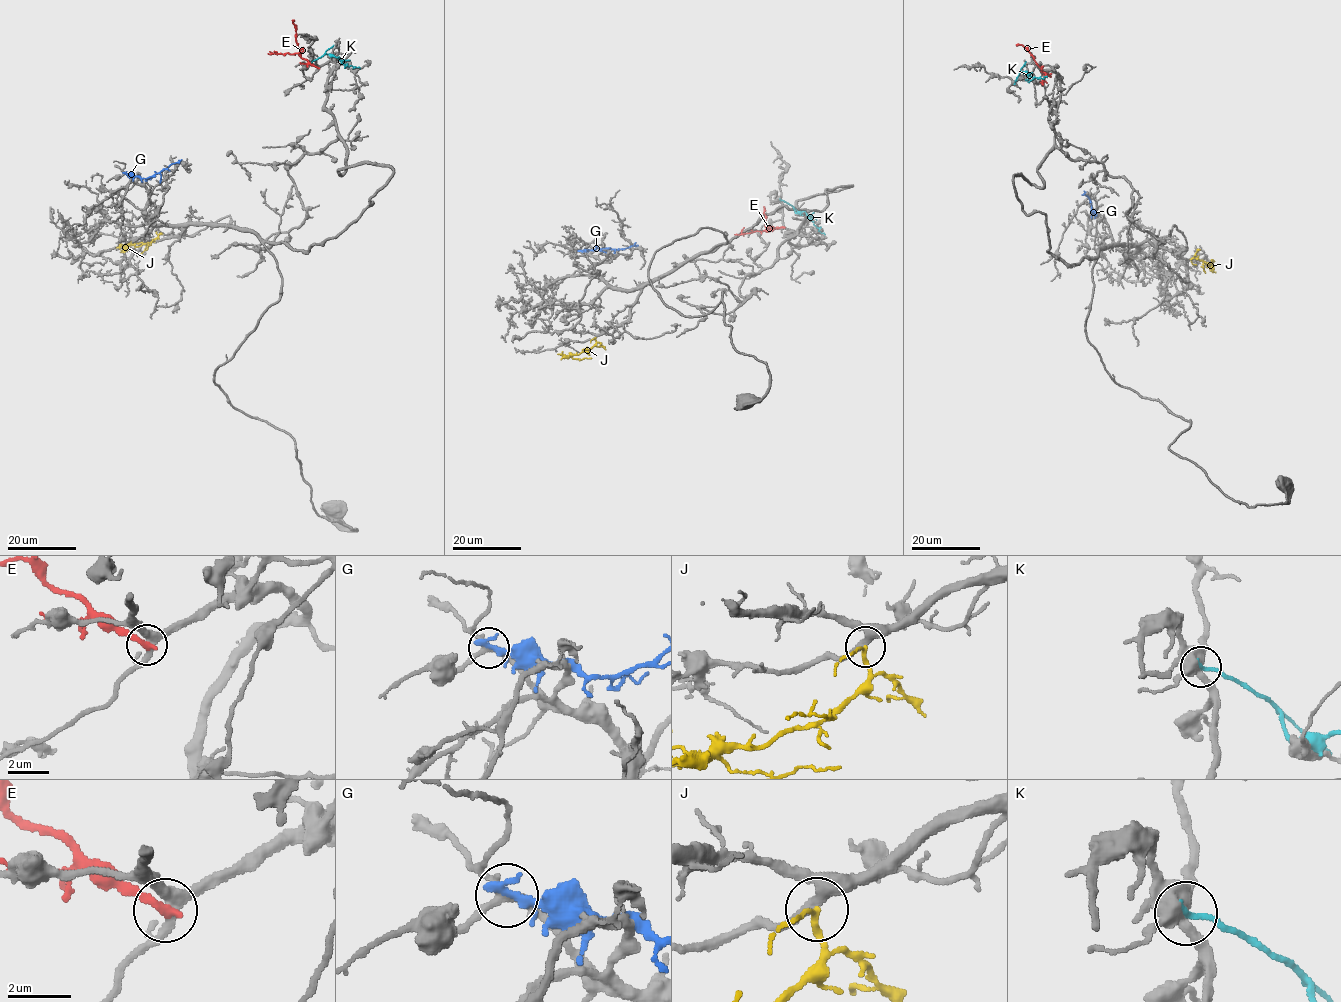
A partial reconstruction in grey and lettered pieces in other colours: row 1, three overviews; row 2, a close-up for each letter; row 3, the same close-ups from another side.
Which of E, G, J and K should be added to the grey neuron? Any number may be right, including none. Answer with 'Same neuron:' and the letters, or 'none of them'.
Same neuron: J

